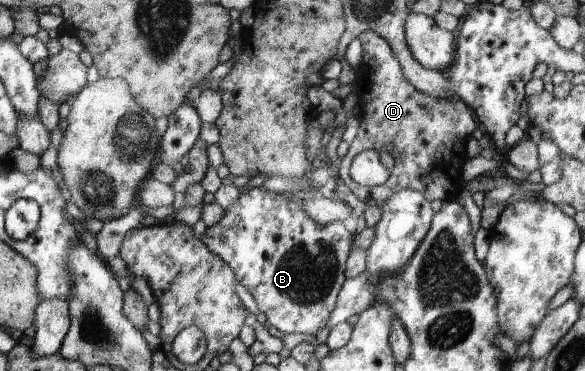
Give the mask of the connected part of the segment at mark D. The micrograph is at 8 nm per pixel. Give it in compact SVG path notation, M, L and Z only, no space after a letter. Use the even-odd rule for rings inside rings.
M373 30L362 31L357 39L362 43L362 60L355 70L354 92L357 94L357 105L361 110L359 129L354 141L349 146L346 155L340 159L337 174L344 184L363 200L367 206L381 207L394 193L401 190L412 189L421 192L429 201L441 200L442 202L459 197L461 189L468 189L472 194L483 191L483 184L490 176L480 175L475 179L462 181L462 166L469 158L466 153L466 143L471 138L472 131L476 128L476 120L468 107L460 99L437 99L430 95L418 92L410 81L404 76L402 67L395 57L391 46ZM385 148L395 159L388 180L383 185L367 187L359 185L352 180L349 168L354 157L363 150L380 151Z

